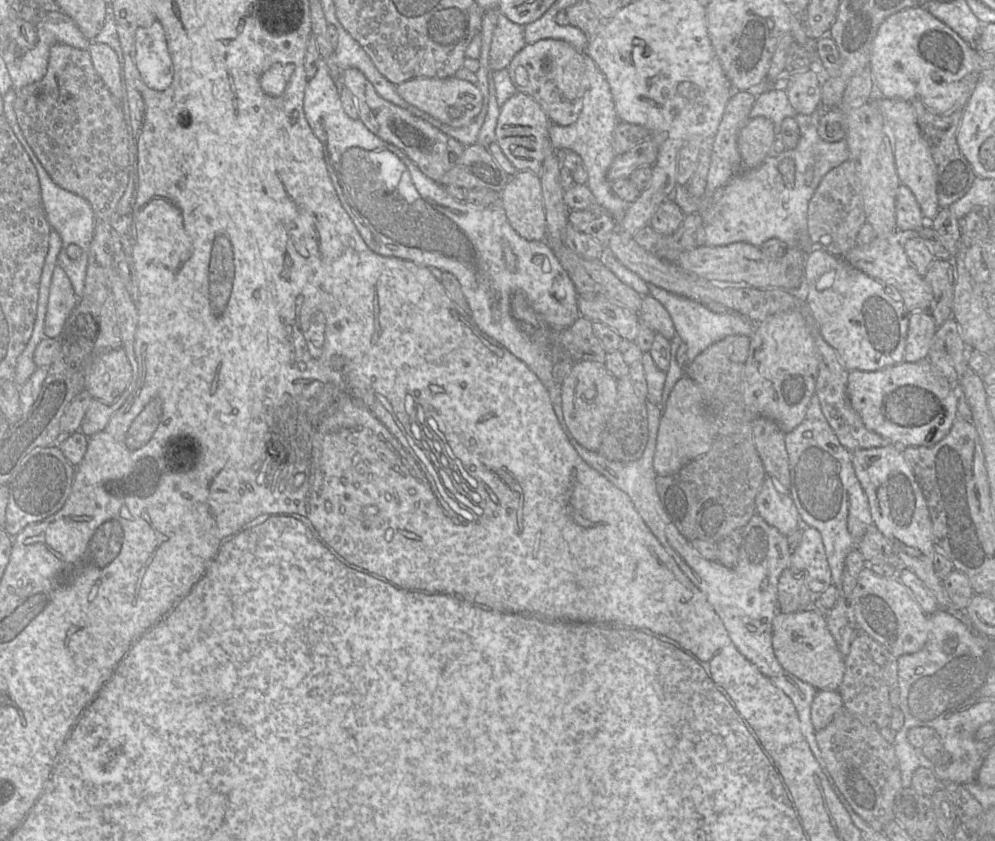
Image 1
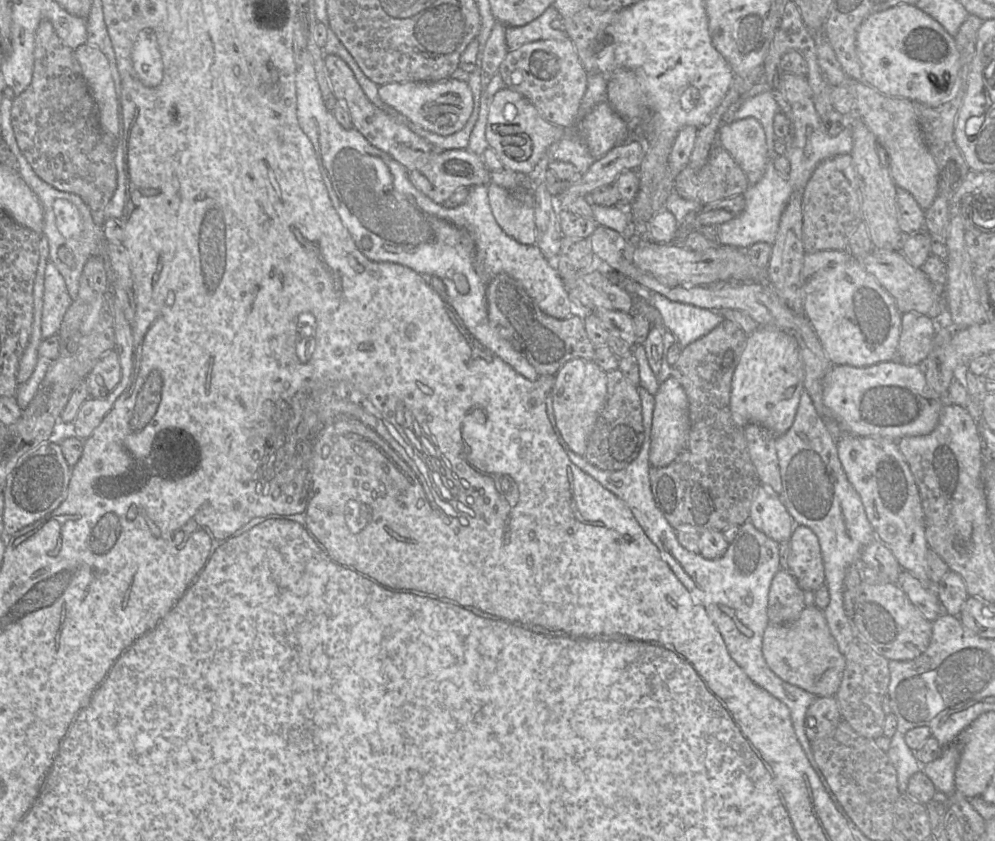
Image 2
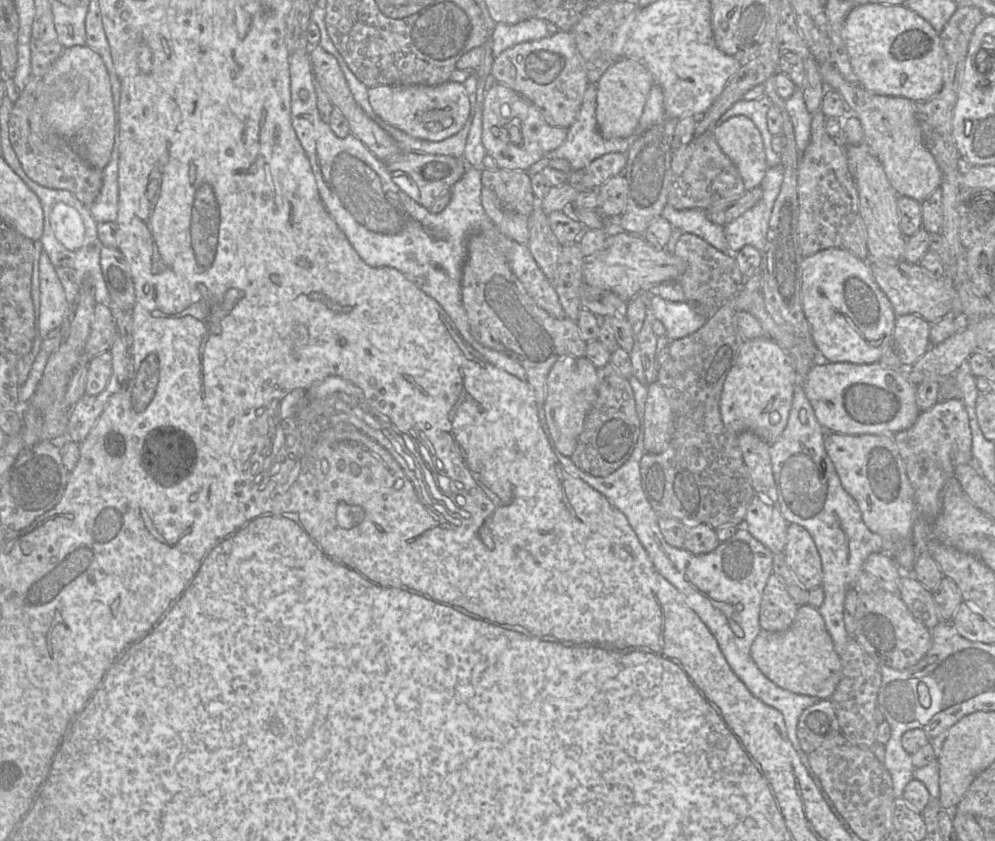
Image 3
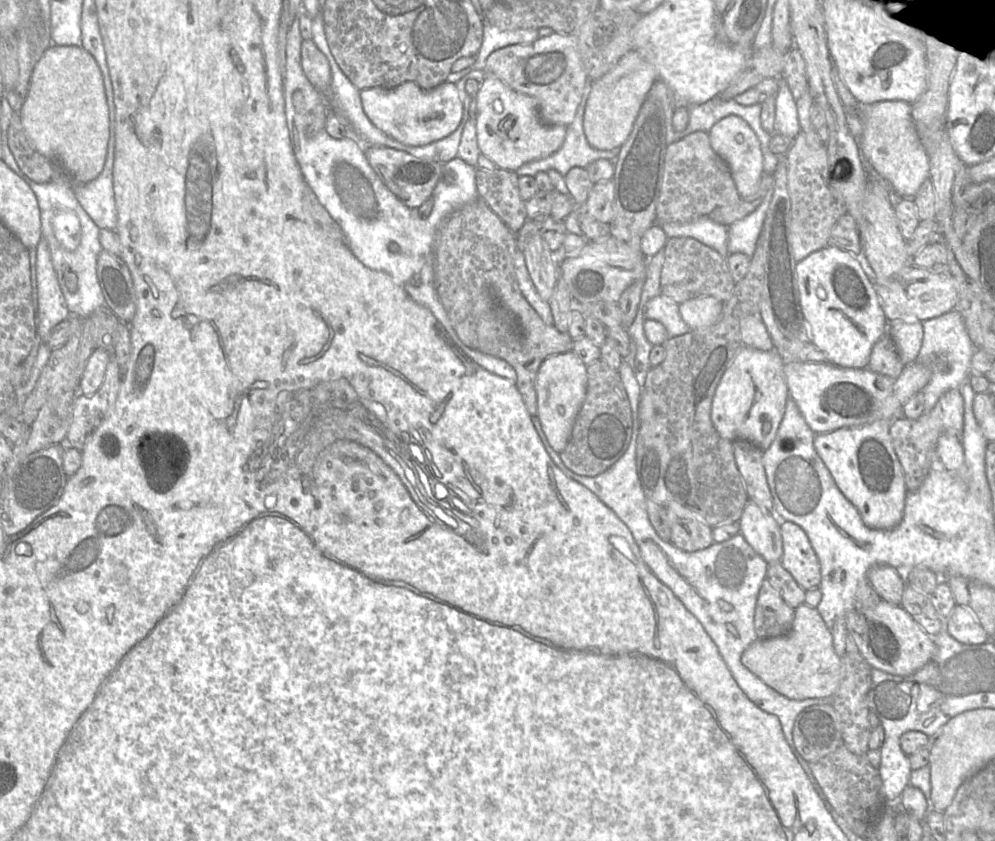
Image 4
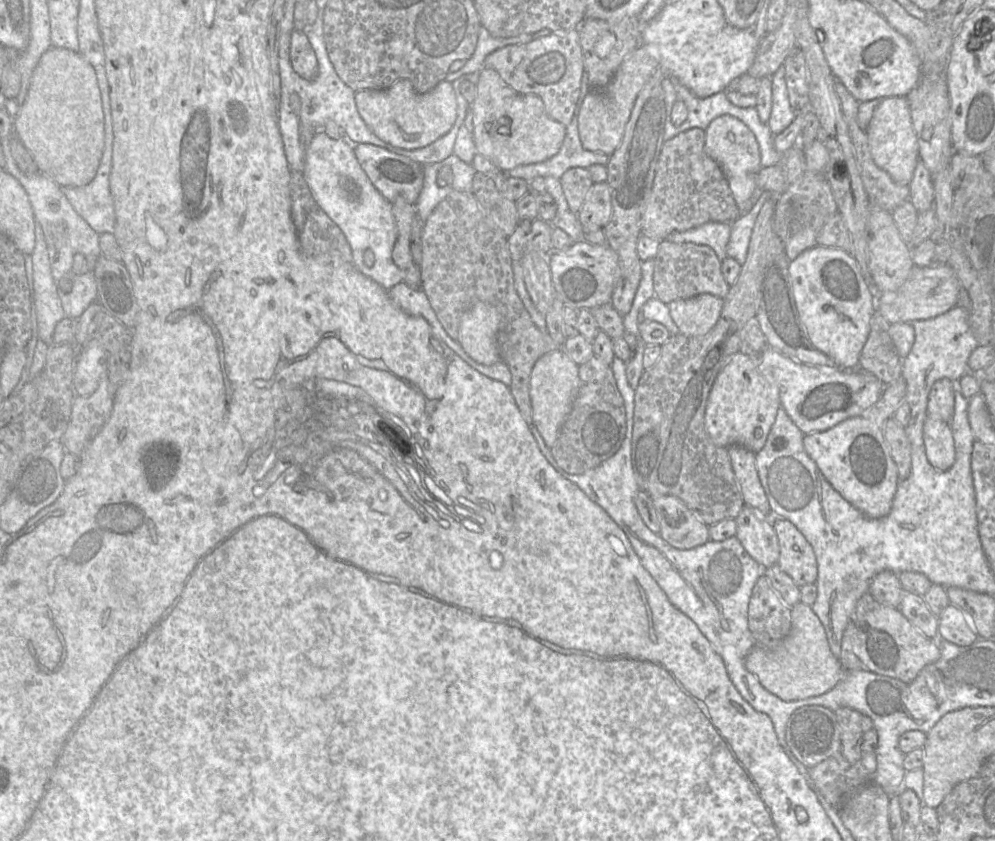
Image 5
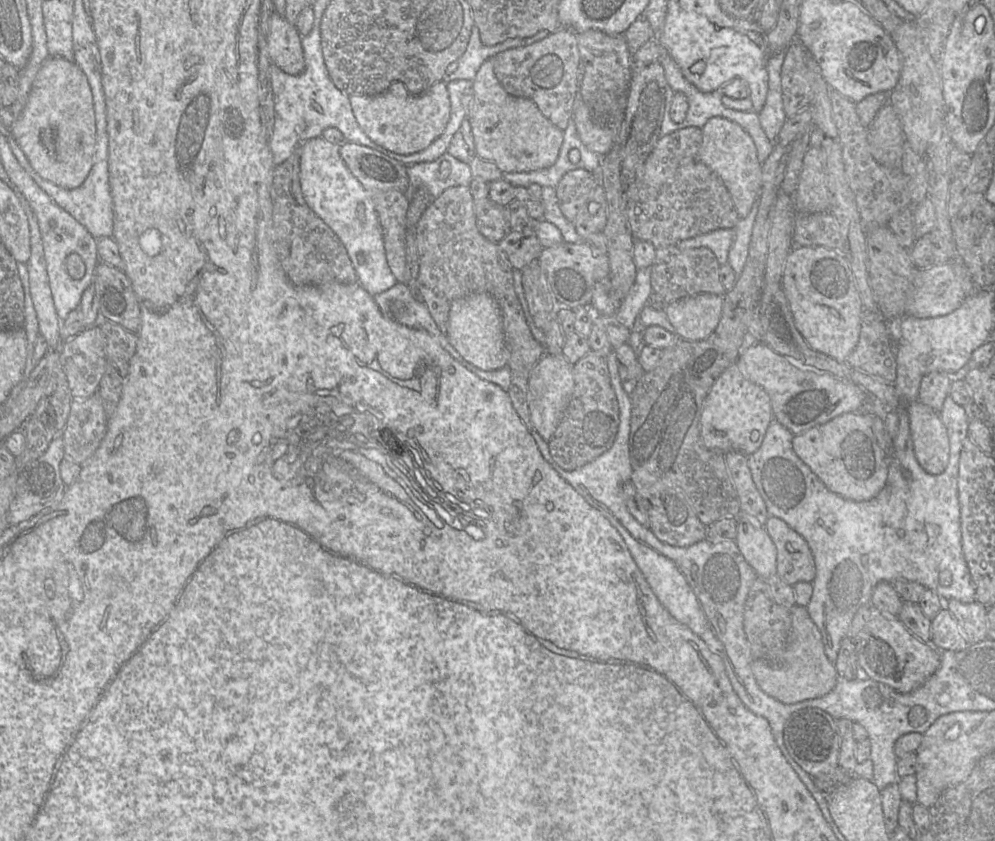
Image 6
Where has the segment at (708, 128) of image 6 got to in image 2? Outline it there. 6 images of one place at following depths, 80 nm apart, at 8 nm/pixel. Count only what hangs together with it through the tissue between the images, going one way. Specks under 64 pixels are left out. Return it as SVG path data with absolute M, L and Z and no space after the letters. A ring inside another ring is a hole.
M754 117L721 124L717 142L741 167L750 185L763 176L768 161L764 129Z

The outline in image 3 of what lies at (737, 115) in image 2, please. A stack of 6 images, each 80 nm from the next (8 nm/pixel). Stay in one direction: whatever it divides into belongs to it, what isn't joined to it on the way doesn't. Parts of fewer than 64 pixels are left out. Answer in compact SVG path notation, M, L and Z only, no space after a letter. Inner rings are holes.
M766 95L755 100L740 99L735 102L719 120L720 123L737 115L743 115L750 118L761 134L768 167L774 167L780 164L779 155L777 155L771 147L773 135L769 131L767 124L767 112L772 105L772 101Z

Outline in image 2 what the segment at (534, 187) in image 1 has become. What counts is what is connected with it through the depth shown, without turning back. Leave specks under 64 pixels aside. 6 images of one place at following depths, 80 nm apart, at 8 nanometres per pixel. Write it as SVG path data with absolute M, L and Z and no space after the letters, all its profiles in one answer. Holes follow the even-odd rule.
M493 183L487 185L487 191L492 214L502 230L523 245L534 245L537 232L533 192L511 194Z

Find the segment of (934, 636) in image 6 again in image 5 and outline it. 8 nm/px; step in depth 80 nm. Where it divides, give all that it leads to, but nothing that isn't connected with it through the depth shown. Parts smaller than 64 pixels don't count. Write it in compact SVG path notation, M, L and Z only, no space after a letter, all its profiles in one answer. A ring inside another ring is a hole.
M949 604L938 617L938 637L958 646L970 646L979 638L968 617Z

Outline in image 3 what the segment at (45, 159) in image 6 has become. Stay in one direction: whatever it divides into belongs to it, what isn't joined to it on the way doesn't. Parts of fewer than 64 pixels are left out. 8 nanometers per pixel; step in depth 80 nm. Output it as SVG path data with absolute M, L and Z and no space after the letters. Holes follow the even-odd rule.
M88 46L64 48L43 78L45 91L38 95L29 116L35 133L58 133L91 166L103 170L115 144L117 111L111 83L101 57Z

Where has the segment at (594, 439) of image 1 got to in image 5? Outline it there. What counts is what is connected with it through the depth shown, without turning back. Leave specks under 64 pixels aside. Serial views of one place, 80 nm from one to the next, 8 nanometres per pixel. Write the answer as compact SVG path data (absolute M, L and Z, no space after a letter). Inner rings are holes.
M562 348L543 355L534 365L530 378L532 419L549 448L557 441L560 430L571 412L579 390L579 365Z

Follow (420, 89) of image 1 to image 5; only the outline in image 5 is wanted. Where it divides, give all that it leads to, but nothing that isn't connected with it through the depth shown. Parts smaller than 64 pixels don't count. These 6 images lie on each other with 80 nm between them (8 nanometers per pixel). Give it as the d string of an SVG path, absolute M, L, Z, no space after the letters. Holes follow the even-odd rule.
M398 80L387 89L355 92L355 103L361 118L378 138L406 150L433 143L449 132L457 117L455 92L445 80L425 94L416 92L409 80Z

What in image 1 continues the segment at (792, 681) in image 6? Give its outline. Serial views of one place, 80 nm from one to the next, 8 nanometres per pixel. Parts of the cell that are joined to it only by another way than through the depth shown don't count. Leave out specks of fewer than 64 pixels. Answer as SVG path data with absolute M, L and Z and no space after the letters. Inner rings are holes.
M812 608L795 613L777 612L772 625L772 646L780 665L818 690L835 691L845 673L845 657L830 633L826 618Z

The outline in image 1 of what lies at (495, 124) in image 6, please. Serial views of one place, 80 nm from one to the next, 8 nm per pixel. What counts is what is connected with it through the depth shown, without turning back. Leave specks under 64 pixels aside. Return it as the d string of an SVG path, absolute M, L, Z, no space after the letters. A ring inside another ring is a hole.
M517 92L500 107L496 142L515 169L539 174L549 145L550 121L541 106L529 95Z

